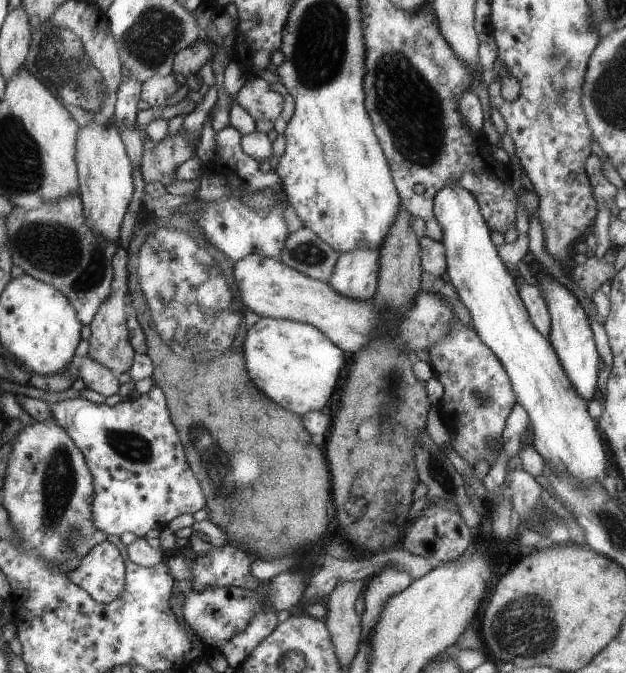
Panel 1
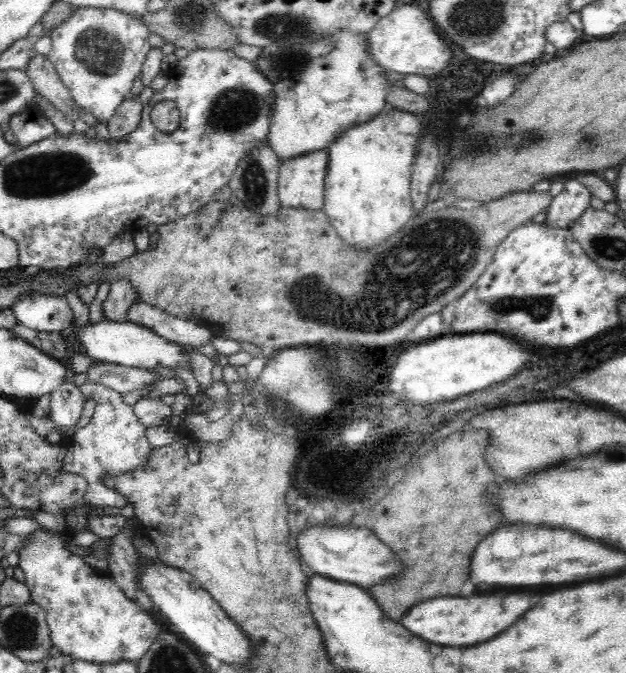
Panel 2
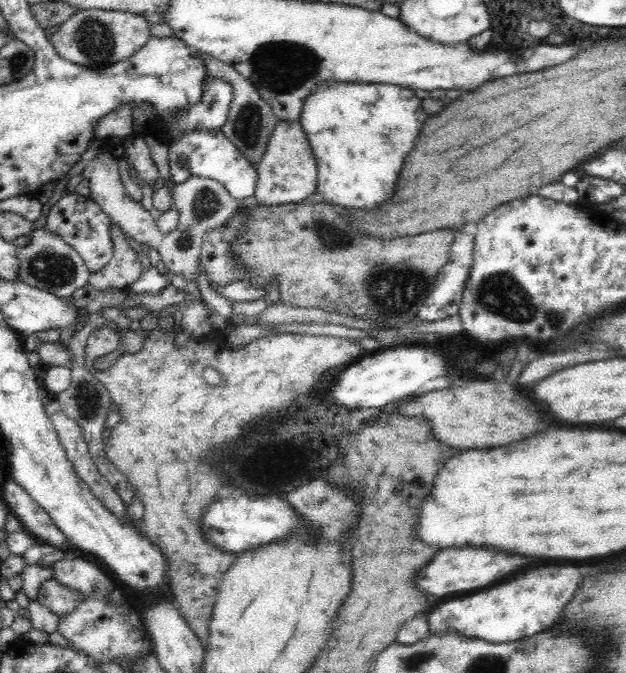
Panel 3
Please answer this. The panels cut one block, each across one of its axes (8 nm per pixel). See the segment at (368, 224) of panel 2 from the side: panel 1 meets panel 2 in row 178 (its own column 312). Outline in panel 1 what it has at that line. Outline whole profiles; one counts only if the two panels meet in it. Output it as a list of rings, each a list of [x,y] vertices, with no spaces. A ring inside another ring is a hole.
[[[260,317],[247,329],[243,358],[251,382],[281,408],[303,414],[320,411],[337,386],[345,354],[314,326],[289,319]]]

